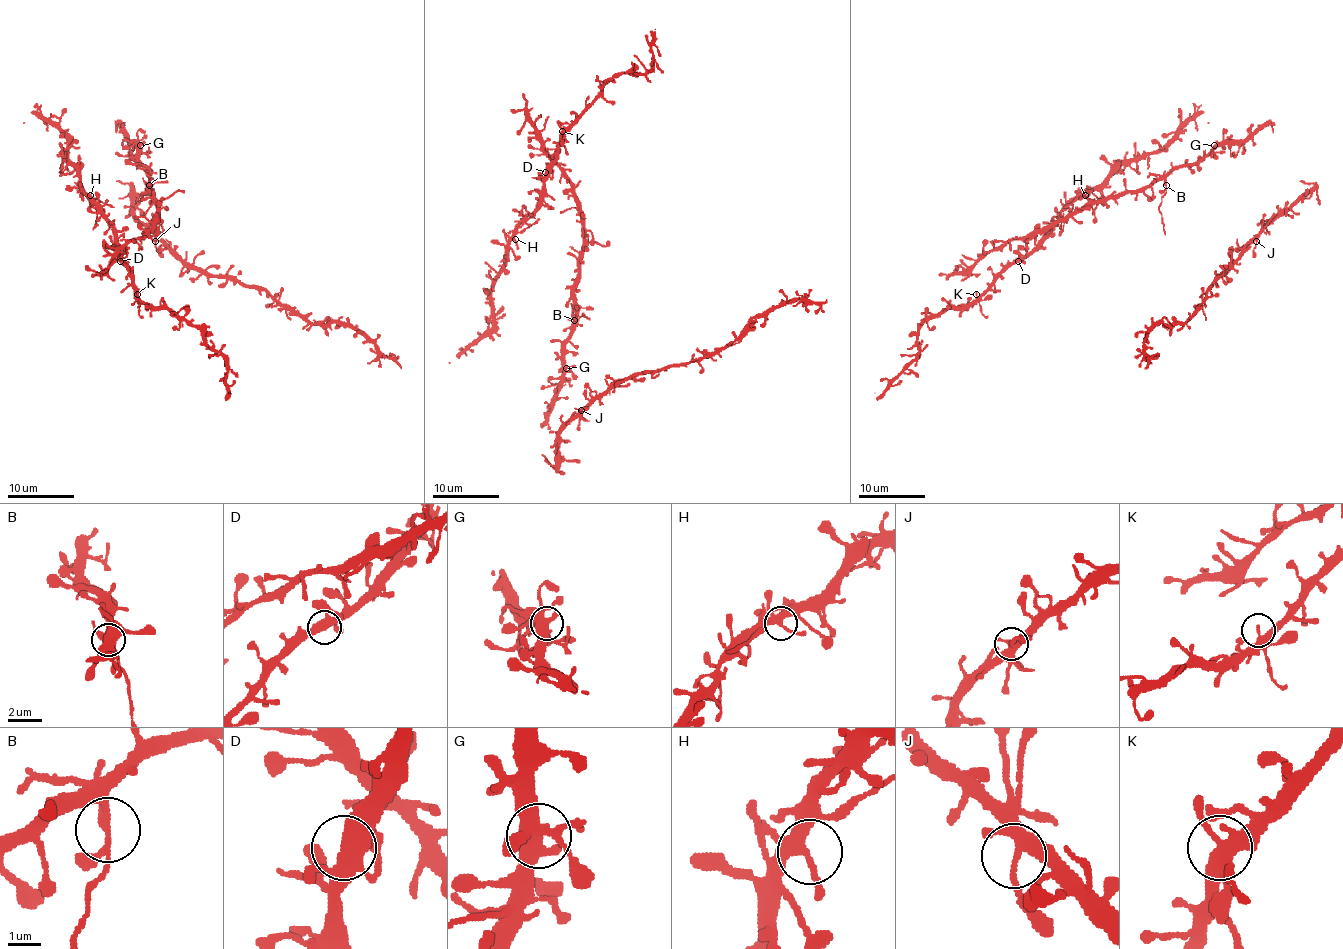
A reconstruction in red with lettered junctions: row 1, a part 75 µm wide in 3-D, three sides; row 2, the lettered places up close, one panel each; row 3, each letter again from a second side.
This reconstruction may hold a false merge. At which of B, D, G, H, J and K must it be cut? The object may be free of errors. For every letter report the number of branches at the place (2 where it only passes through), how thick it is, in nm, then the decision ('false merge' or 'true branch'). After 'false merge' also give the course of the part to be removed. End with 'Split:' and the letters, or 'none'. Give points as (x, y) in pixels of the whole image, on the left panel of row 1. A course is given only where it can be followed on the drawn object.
B: 4 branches meet; 240 nm thick; false merge; foreign part runs (148, 185), (163, 234)
D: 4 branches meet; 440 nm thick; true branch
G: 3 branches meet; 400 nm thick; true branch
H: 4 branches meet; 280 nm thick; true branch
J: 4 branches meet; 340 nm thick; true branch
K: 4 branches meet; 260 nm thick; true branch
Split: B

